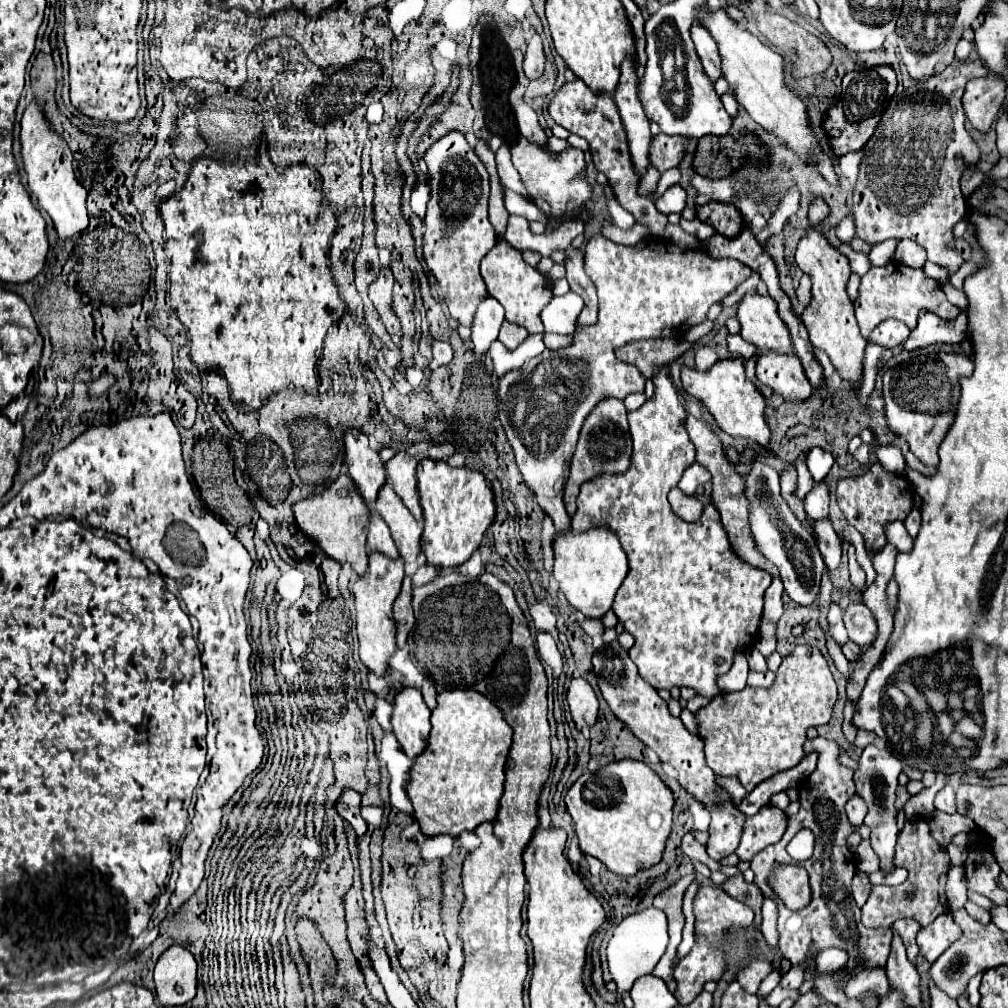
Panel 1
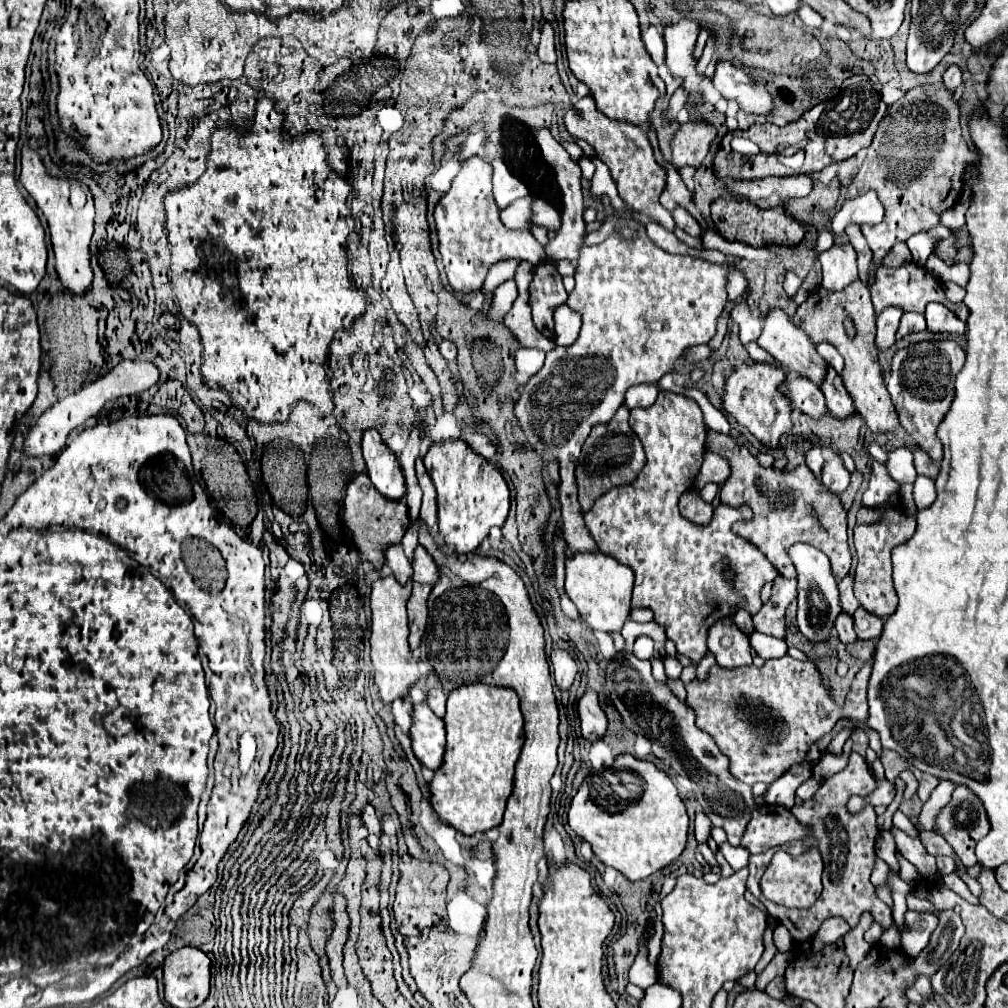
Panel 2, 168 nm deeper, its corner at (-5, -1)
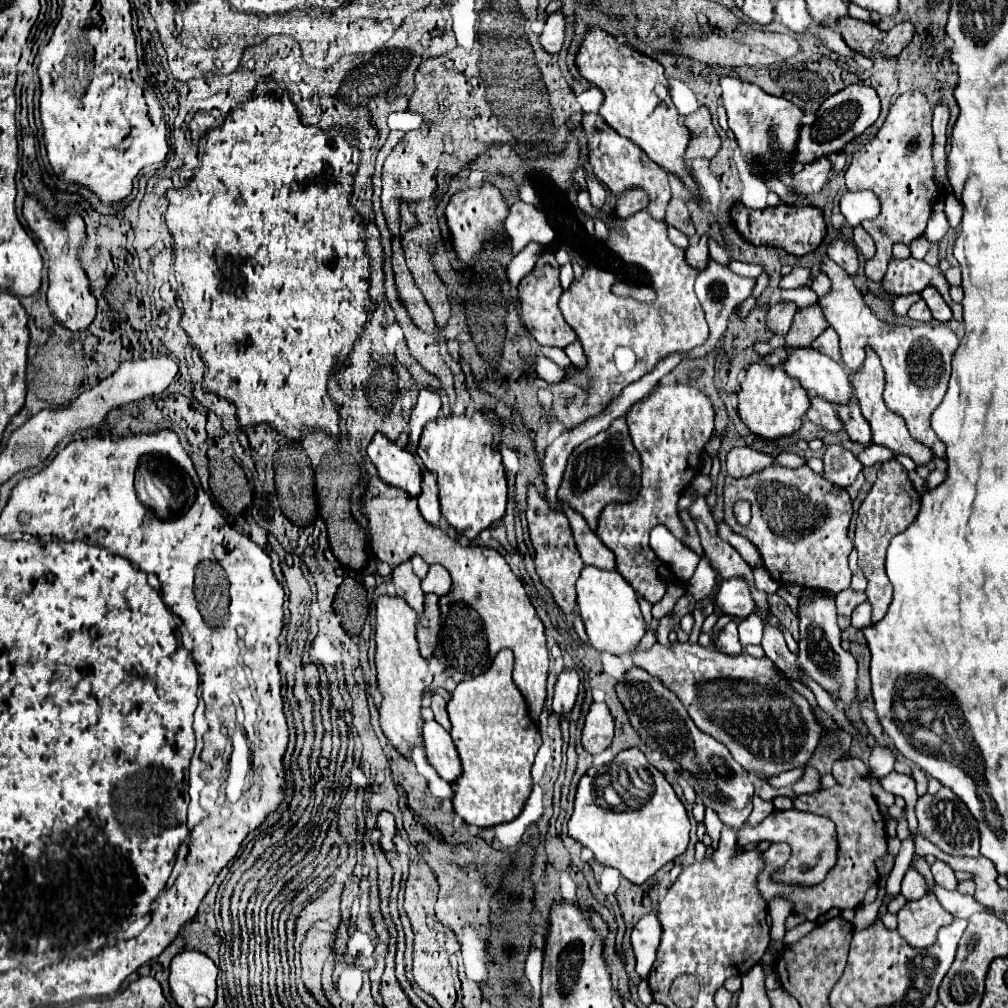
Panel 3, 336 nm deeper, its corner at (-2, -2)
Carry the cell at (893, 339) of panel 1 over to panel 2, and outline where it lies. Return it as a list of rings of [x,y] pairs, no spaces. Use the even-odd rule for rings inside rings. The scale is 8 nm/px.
[[[904,313],[898,325],[898,331],[896,331],[896,339],[902,339],[910,333],[918,333],[924,329],[926,329],[926,321],[922,313]]]

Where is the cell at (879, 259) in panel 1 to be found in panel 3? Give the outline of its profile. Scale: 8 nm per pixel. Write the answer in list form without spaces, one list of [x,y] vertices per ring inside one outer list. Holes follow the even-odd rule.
[[[921,236],[921,238],[915,238],[915,240],[911,242],[911,252],[913,252],[913,258],[917,258],[917,260],[925,258],[927,250],[929,250],[929,242],[927,242],[923,236]]]

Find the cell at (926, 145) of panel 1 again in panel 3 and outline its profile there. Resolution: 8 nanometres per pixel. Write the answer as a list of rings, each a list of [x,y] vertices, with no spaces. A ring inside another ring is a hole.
[[[921,92],[901,94],[889,110],[887,120],[879,128],[877,136],[853,152],[853,160],[845,172],[849,190],[871,190],[881,202],[881,214],[875,220],[865,220],[861,226],[871,234],[877,246],[877,254],[867,260],[865,274],[873,282],[881,282],[891,260],[891,246],[895,242],[913,242],[923,236],[927,220],[933,212],[931,198],[941,194],[941,188],[933,180],[933,158],[931,158],[931,118],[933,110]],[[911,140],[917,140],[917,148],[907,154]],[[883,228],[885,232],[879,232]]]

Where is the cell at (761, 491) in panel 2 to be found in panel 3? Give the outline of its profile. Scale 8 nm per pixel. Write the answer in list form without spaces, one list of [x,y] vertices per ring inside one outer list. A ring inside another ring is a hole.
[[[771,466],[763,472],[755,472],[751,478],[725,478],[725,524],[749,538],[761,552],[765,570],[773,576],[773,580],[781,584],[797,584],[803,588],[825,588],[831,592],[841,592],[851,584],[851,570],[847,566],[847,556],[853,550],[853,542],[849,540],[849,522],[853,516],[851,496],[847,498],[847,490],[841,486],[831,484],[821,474],[815,474],[809,466],[801,468],[785,468],[785,466]],[[737,500],[747,500],[755,510],[755,522],[741,526],[735,520],[733,504]]]

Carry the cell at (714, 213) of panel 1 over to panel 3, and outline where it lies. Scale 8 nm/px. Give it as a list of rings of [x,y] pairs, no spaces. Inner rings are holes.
[[[741,204],[733,208],[733,220],[737,230],[743,234],[743,238],[755,246],[777,246],[787,250],[789,254],[803,256],[813,252],[821,240],[827,234],[827,224],[823,218],[823,212],[815,206],[789,206],[781,204],[775,208],[765,208],[765,210],[751,210]]]

